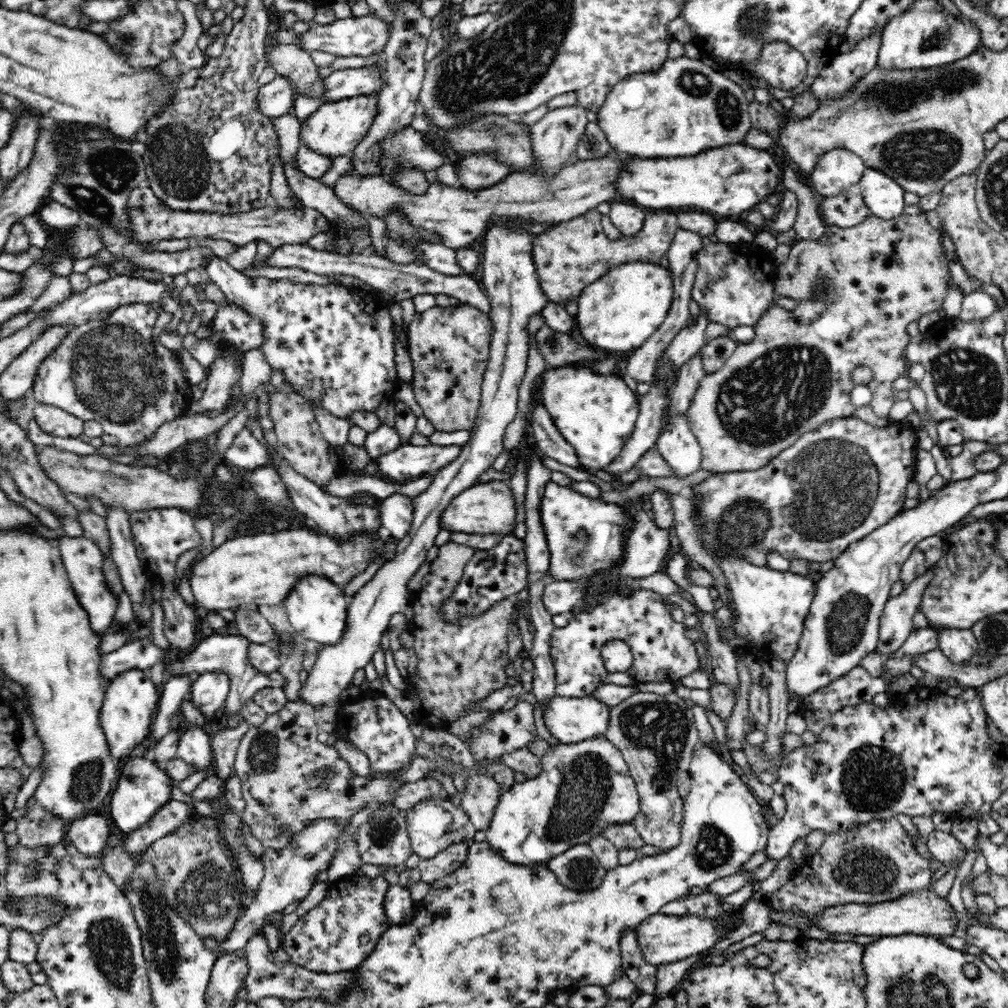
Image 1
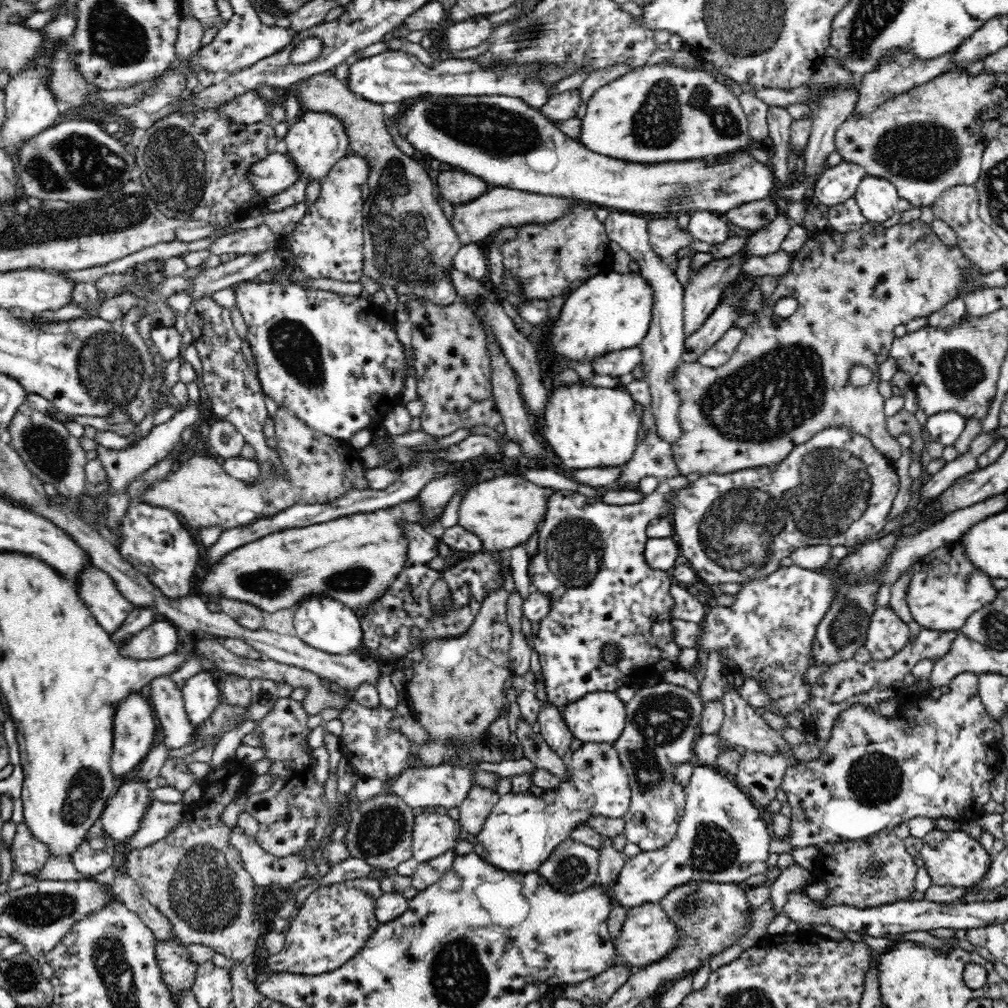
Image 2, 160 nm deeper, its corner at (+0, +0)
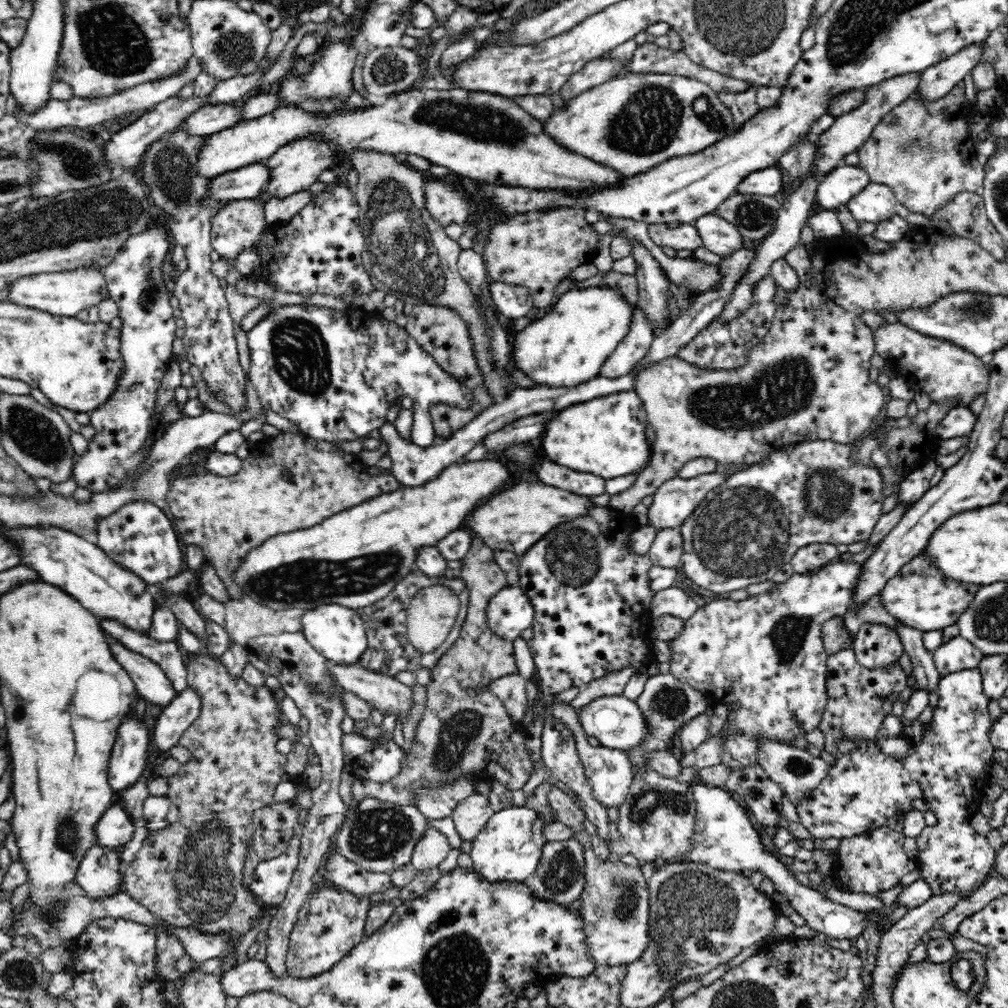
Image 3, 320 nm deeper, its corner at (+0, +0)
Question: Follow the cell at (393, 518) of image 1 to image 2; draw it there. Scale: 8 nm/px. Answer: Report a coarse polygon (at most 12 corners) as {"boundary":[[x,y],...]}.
{"boundary":[[416,523],[404,525],[412,564],[439,556],[440,536]]}

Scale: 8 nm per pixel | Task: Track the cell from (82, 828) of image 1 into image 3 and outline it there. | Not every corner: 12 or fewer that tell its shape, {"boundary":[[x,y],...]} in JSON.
{"boundary":[[115,849],[86,851],[75,883],[103,901],[120,891],[123,863]]}

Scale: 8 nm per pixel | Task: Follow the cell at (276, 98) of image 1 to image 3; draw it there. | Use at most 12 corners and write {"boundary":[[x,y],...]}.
{"boundary":[[241,103],[204,105],[172,132],[204,138],[243,120]]}

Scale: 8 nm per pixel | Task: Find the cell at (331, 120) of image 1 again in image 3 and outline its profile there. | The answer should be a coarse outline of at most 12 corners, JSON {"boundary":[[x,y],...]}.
{"boundary":[[318,139],[282,146],[262,164],[264,191],[286,198],[333,169],[337,153]]}

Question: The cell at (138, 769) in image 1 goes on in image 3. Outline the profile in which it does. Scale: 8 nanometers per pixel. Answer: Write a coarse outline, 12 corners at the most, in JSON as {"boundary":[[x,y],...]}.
{"boundary":[[111,804],[95,826],[96,845],[110,849],[132,840],[134,821]]}

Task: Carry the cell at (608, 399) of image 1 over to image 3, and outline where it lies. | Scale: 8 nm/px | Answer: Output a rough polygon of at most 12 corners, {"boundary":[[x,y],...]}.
{"boundary":[[615,392],[559,411],[550,461],[605,481],[651,460],[642,399]]}

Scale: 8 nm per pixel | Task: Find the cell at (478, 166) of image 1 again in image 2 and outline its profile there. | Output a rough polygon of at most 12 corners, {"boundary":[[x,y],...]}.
{"boundary":[[443,168],[437,197],[455,206],[473,201],[487,184],[468,172]]}

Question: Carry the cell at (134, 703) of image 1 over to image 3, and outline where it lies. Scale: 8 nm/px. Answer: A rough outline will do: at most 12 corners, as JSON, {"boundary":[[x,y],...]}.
{"boundary":[[130,714],[117,733],[108,770],[114,792],[136,784],[150,732]]}

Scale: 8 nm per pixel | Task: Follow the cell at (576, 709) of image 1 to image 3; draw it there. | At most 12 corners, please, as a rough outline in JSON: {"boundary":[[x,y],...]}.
{"boundary":[[623,695],[595,698],[575,713],[587,736],[629,751],[650,734]]}

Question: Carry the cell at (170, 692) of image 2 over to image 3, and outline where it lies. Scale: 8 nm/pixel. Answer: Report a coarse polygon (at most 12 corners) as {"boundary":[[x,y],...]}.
{"boundary":[[101,630],[113,658],[146,701],[170,704],[177,694],[152,660]]}

